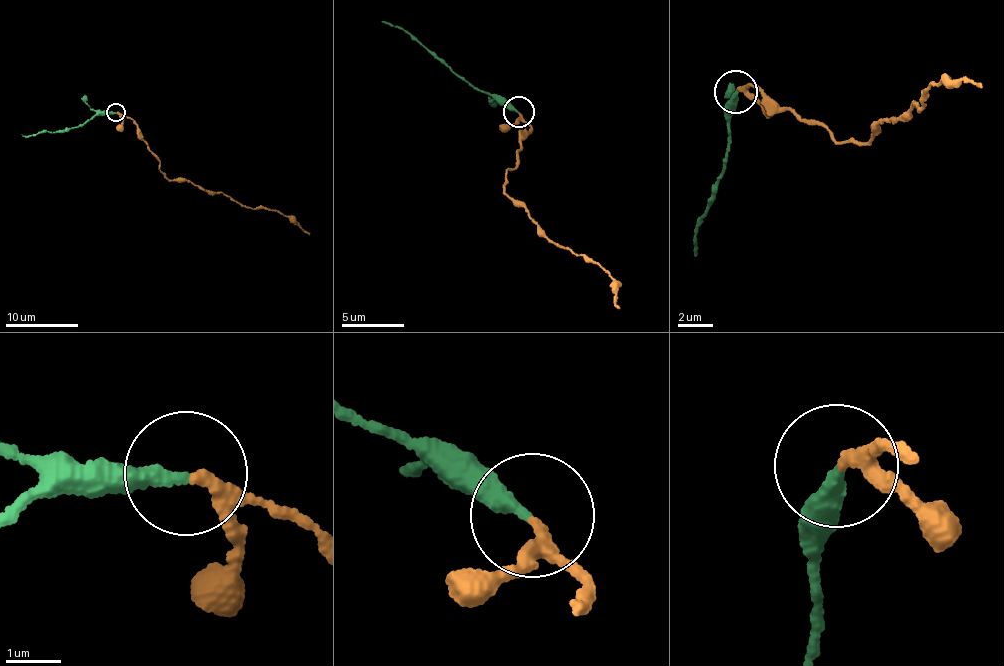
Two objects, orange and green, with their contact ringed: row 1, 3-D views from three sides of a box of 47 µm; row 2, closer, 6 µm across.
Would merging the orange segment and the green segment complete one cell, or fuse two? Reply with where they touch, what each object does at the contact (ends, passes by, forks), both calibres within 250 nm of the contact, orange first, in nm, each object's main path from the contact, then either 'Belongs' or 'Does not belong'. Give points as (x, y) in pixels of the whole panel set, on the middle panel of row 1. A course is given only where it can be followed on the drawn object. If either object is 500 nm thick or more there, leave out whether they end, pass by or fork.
Place: (518, 111). At the ring orange passes by. At the ring green ends. Thickness 170 nm (orange) against 280 nm. Course of orange: (518, 114), (529, 132), (516, 152), (517, 164), (506, 173), (503, 191), (556, 242), (607, 274), (618, 306). Course of green: (518, 111), (497, 103), (415, 39), (381, 22). Belongs

